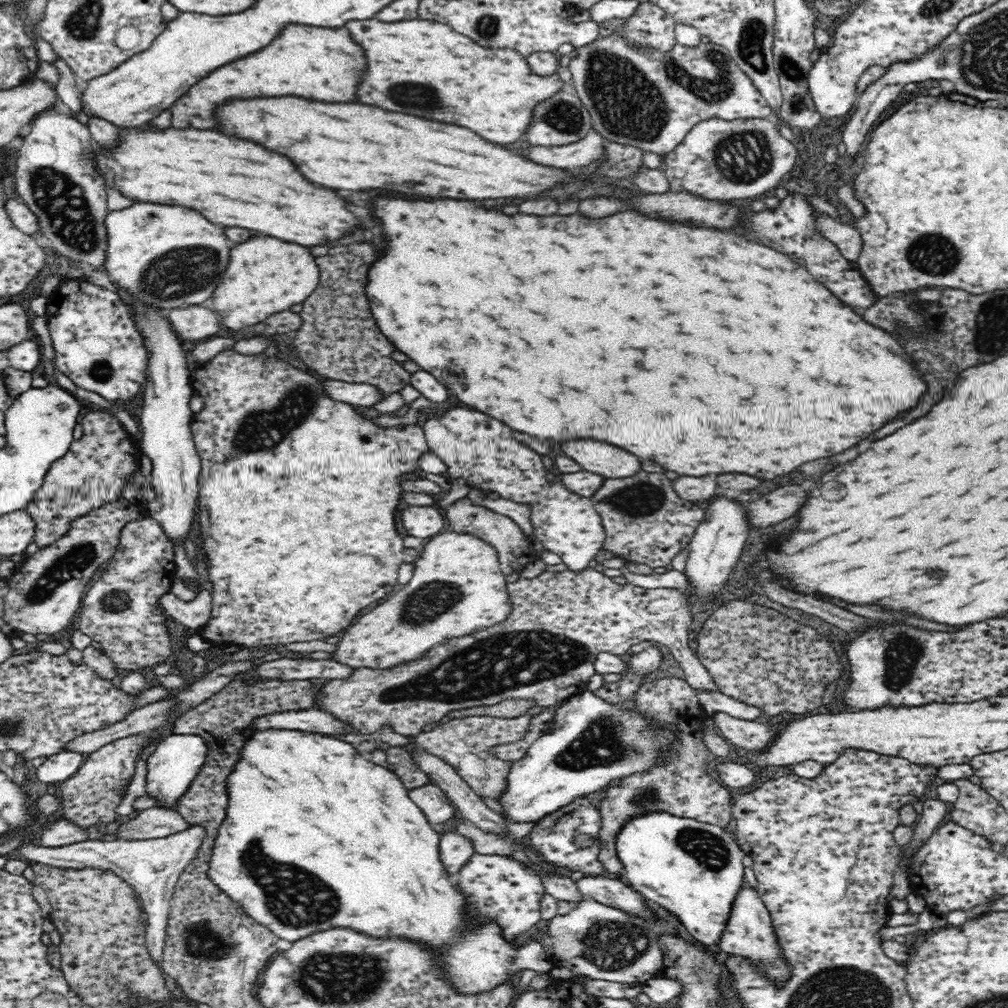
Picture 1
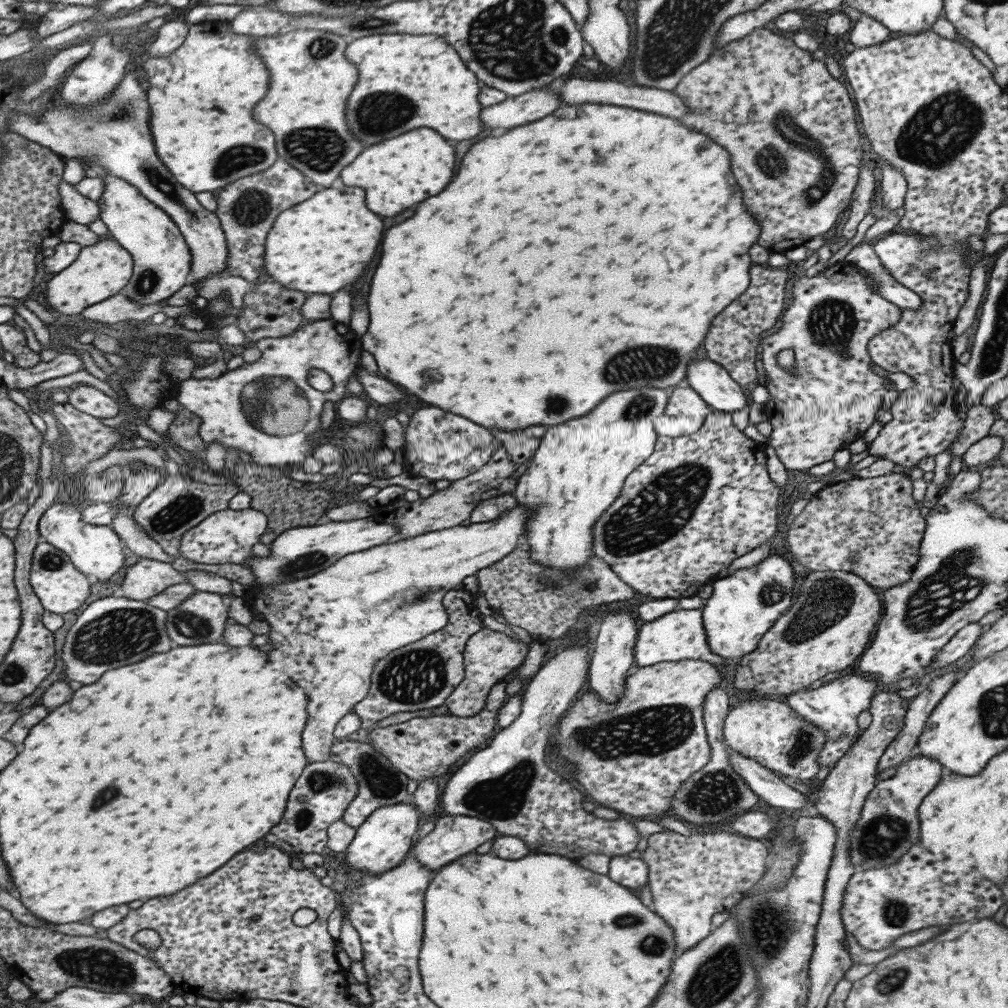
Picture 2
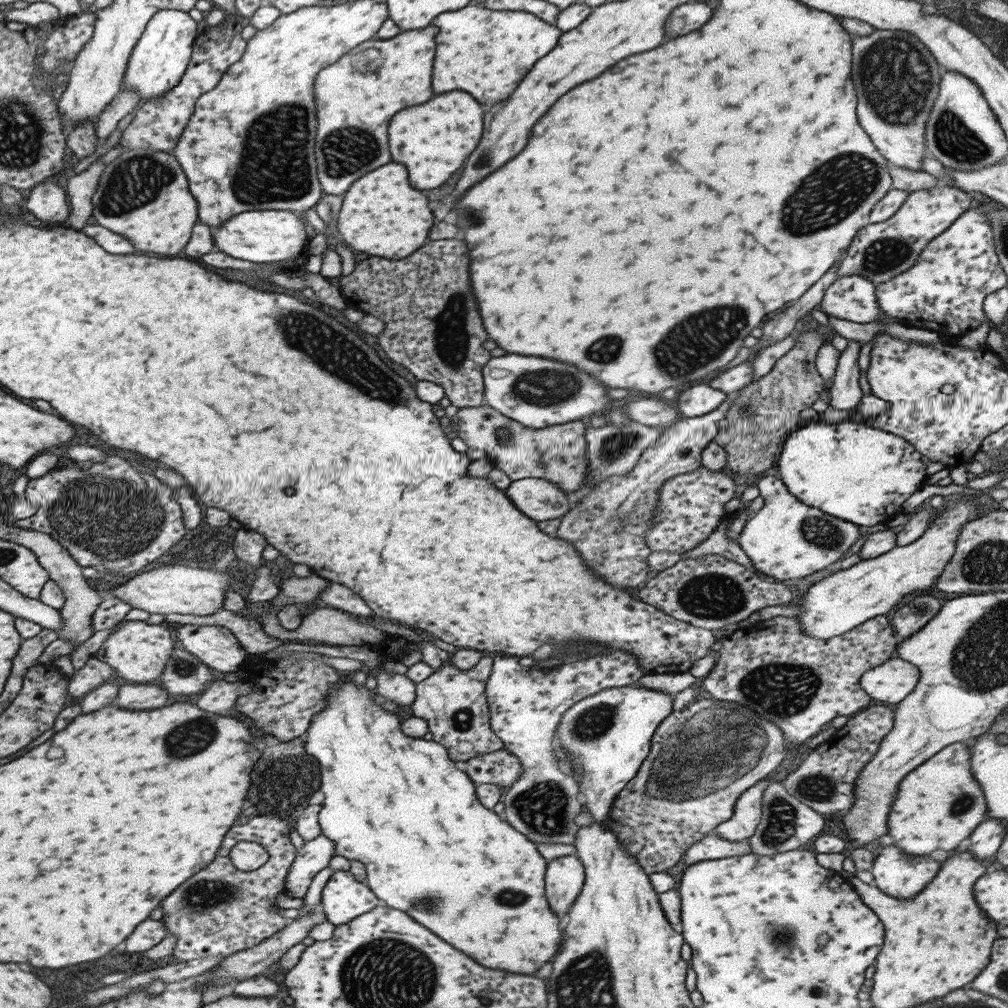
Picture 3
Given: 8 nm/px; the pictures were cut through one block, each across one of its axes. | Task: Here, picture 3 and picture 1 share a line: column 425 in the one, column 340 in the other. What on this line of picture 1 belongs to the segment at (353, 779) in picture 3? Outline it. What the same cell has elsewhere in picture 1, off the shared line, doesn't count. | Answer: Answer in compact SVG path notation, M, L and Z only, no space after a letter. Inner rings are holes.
M252 730L252 737L245 742L243 747L241 760L238 761L235 772L229 777L228 795L230 795L230 805L225 819L217 830L211 848L208 879L230 900L234 901L252 922L261 924L272 934L276 934L278 938L296 942L300 938L306 938L310 934L324 932L324 930L330 930L330 928L348 928L348 930L354 930L358 934L372 936L372 938L410 940L414 944L424 946L430 952L439 974L443 976L443 979L455 992L462 996L488 994L488 992L496 990L498 986L506 984L506 980L518 980L524 970L545 971L546 974L549 974L550 969L554 966L554 962L550 958L551 954L543 948L542 942L514 941L512 943L504 937L502 927L496 919L476 922L476 918L470 914L466 894L462 892L462 888L456 882L450 880L450 874L446 872L446 865L440 859L440 848L438 848L440 834L438 831L432 827L424 812L411 800L409 790L398 779L398 776L387 768L364 760L350 743L312 732L296 730L258 732Z

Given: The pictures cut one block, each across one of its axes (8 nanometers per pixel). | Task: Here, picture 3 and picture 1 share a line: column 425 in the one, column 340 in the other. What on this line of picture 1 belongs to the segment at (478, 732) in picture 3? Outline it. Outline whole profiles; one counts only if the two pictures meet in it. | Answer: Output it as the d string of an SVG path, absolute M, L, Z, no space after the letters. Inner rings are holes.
M586 567L581 571L572 571L572 569L563 572L545 570L534 578L520 577L515 582L509 582L506 585L506 590L511 611L506 615L503 621L497 622L492 626L482 627L480 630L465 634L464 636L455 636L454 638L445 640L442 644L433 646L430 650L427 650L420 658L409 660L406 663L383 669L360 667L352 669L352 672L346 676L346 678L327 679L325 683L321 683L316 689L315 708L331 714L333 718L339 720L352 734L370 736L370 734L376 734L376 732L380 732L380 730L384 730L386 726L389 726L392 732L396 732L396 734L416 737L418 733L422 732L422 728L424 728L426 724L440 722L440 720L442 720L448 712L452 712L452 710L493 705L507 698L531 698L536 701L536 707L539 707L541 710L550 708L552 705L564 701L568 697L576 694L576 691L579 692L585 687L588 678L595 673L594 662L600 652L622 656L633 644L644 644L644 642L647 641L659 642L670 648L675 660L685 672L686 682L692 685L694 690L701 688L717 689L710 673L702 666L702 663L696 658L696 654L692 652L688 645L688 642L690 642L688 639L690 632L688 625L692 622L692 615L695 612L695 607L697 607L697 603L694 602L694 597L692 597L690 593L682 592L682 590L676 588L658 587L646 589L631 583L619 584L613 582L610 577L603 573L603 569L593 569L591 567Z

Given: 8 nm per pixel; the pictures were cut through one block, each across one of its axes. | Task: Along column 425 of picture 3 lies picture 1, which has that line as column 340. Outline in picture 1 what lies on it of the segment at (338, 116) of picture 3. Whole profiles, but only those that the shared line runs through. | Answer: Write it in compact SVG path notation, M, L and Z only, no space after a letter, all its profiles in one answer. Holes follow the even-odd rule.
M286 23L262 50L211 70L206 77L190 86L171 107L171 125L180 128L212 128L214 122L210 114L214 104L236 96L294 94L324 102L352 100L364 58L360 48L348 36L348 29L344 26L328 28Z

